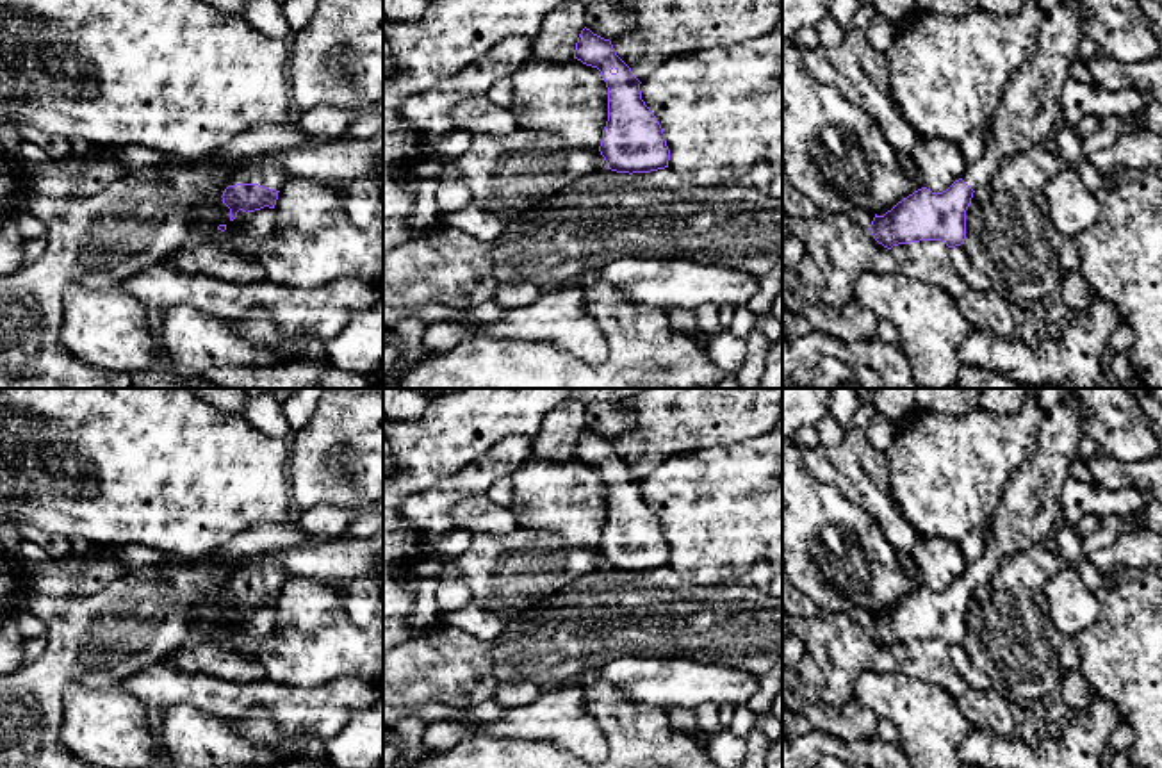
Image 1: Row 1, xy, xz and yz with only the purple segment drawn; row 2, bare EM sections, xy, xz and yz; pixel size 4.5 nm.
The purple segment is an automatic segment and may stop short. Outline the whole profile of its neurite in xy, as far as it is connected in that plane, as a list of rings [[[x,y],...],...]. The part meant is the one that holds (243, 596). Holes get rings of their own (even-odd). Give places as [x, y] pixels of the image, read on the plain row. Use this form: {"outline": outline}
{"outline": [[[264,551],[242,567],[237,567],[221,595],[230,608],[230,620],[237,617],[239,609],[248,613],[264,606],[274,608],[278,592],[287,577],[276,551]]]}

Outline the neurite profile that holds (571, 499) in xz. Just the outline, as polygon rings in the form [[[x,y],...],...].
[[[529,456],[510,474],[513,499],[510,508],[519,527],[549,529],[565,536],[577,549],[599,549],[608,520],[608,486],[597,467],[577,458],[549,463]]]

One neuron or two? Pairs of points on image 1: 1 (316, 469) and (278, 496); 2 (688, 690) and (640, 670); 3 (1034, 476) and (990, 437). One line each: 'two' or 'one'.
1: two
2: one
3: two

